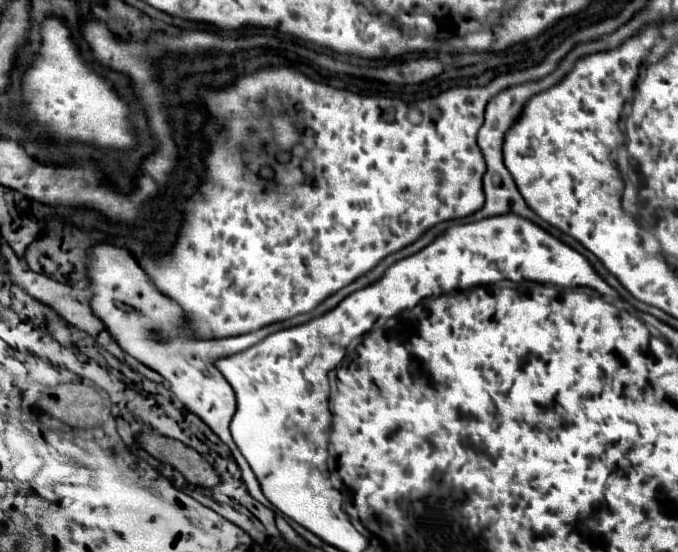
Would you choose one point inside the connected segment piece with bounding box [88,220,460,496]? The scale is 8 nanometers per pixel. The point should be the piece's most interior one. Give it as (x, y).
(148, 325)

